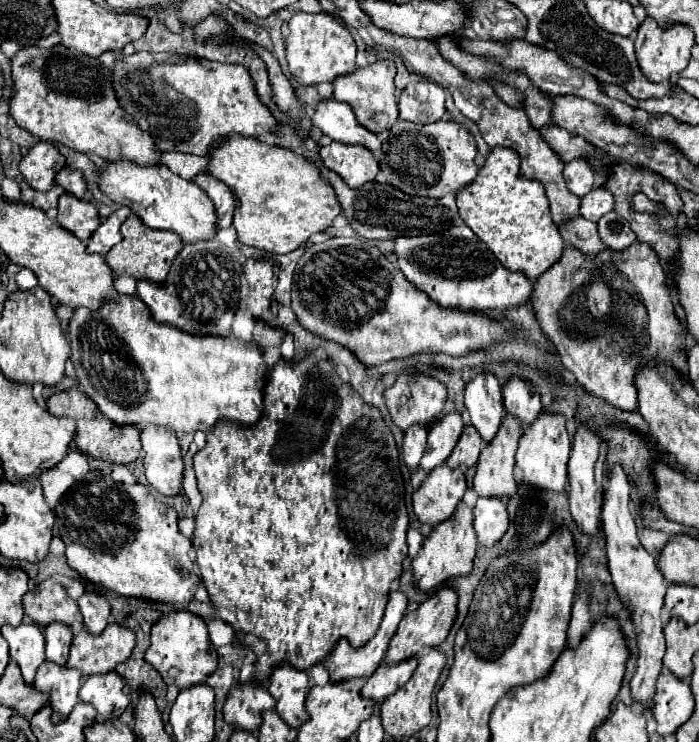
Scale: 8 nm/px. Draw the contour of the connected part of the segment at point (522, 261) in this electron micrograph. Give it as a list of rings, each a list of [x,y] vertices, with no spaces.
[[[494,147],[478,177],[458,191],[456,201],[462,221],[510,271],[522,271],[528,279],[538,279],[562,257],[564,239],[552,221],[546,189],[540,181],[526,179],[520,173],[520,157],[516,151]]]

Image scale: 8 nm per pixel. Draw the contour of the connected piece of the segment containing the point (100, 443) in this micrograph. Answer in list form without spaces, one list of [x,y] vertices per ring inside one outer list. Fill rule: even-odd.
[[[78,387],[66,389],[62,393],[54,393],[52,397],[46,399],[46,407],[52,415],[56,417],[72,417],[76,421],[76,437],[74,443],[80,451],[86,455],[92,455],[102,461],[112,461],[112,463],[132,463],[142,455],[142,445],[140,445],[140,431],[134,425],[114,425],[108,421],[100,409],[88,397],[78,391]]]

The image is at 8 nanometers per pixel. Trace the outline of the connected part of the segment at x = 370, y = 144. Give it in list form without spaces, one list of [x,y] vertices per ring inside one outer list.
[[[334,99],[322,101],[316,107],[312,121],[332,141],[340,141],[340,143],[348,143],[348,145],[364,145],[366,149],[370,149],[376,155],[382,149],[380,137],[376,133],[364,129],[356,121],[352,109],[340,101],[334,101]]]

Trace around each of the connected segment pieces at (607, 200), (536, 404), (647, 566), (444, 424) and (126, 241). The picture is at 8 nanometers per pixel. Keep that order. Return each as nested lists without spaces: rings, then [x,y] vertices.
[[[596,187],[592,189],[588,195],[582,197],[582,205],[580,205],[580,213],[584,219],[596,223],[600,221],[600,217],[604,217],[604,213],[610,213],[614,209],[614,199],[612,199],[612,193],[602,189],[602,187]]]
[[[512,377],[504,387],[504,407],[506,413],[516,417],[522,423],[522,429],[526,429],[526,425],[536,421],[542,413],[540,393],[534,391],[524,379]]]
[[[616,465],[608,477],[606,491],[604,491],[604,507],[602,507],[602,531],[606,535],[606,551],[608,551],[608,569],[614,581],[614,587],[622,599],[622,603],[632,613],[632,623],[638,635],[638,659],[636,659],[636,673],[632,677],[632,697],[634,701],[642,701],[646,707],[652,707],[654,683],[662,671],[662,657],[664,657],[664,635],[662,635],[662,621],[660,609],[664,605],[666,583],[656,567],[654,555],[650,555],[638,541],[636,535],[636,521],[630,513],[630,483],[626,473]]]
[[[450,413],[430,427],[428,447],[420,461],[420,467],[424,469],[424,473],[430,473],[434,467],[442,465],[450,457],[462,429],[464,429],[464,423],[458,413]]]
[[[130,215],[122,223],[122,241],[110,249],[106,255],[106,263],[110,269],[118,275],[132,275],[134,279],[148,279],[148,281],[164,281],[168,275],[168,269],[176,257],[176,253],[182,249],[180,237],[172,231],[156,231],[146,227],[136,215]]]

